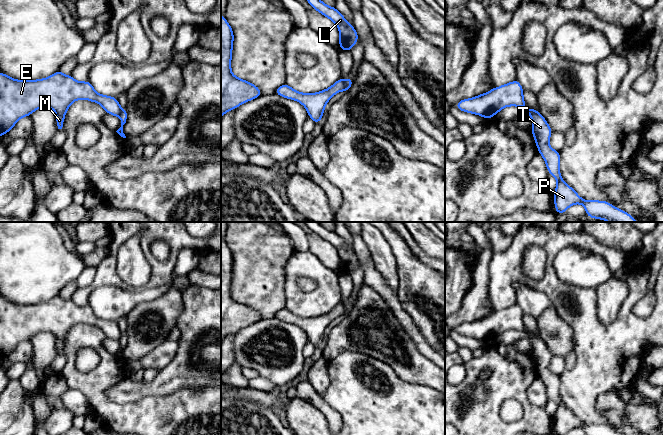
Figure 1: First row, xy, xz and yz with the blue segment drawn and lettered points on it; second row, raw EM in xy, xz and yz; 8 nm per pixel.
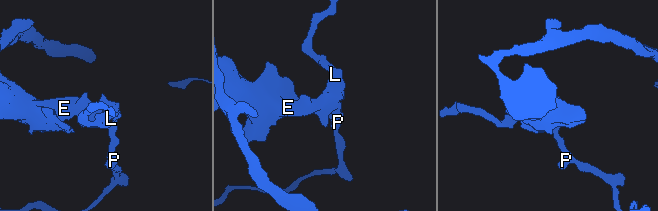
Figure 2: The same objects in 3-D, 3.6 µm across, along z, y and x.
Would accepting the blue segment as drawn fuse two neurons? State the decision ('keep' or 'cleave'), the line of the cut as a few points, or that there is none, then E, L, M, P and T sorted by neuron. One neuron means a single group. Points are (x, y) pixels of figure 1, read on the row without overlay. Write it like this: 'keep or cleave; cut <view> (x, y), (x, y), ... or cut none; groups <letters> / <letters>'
cleave; cut xz (343, 304), (344, 313); groups E L M / P T

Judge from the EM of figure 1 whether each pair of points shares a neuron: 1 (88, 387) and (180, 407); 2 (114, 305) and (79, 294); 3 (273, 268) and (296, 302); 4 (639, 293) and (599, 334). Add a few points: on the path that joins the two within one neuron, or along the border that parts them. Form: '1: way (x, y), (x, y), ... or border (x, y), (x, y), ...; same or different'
1: way (111, 410), (113, 412), (157, 412); same
2: border (110, 286), (103, 285), (94, 289), (87, 303); different
3: border (288, 261), (285, 266), (285, 306); different
4: way (627, 305), (626, 316), (611, 331); same

